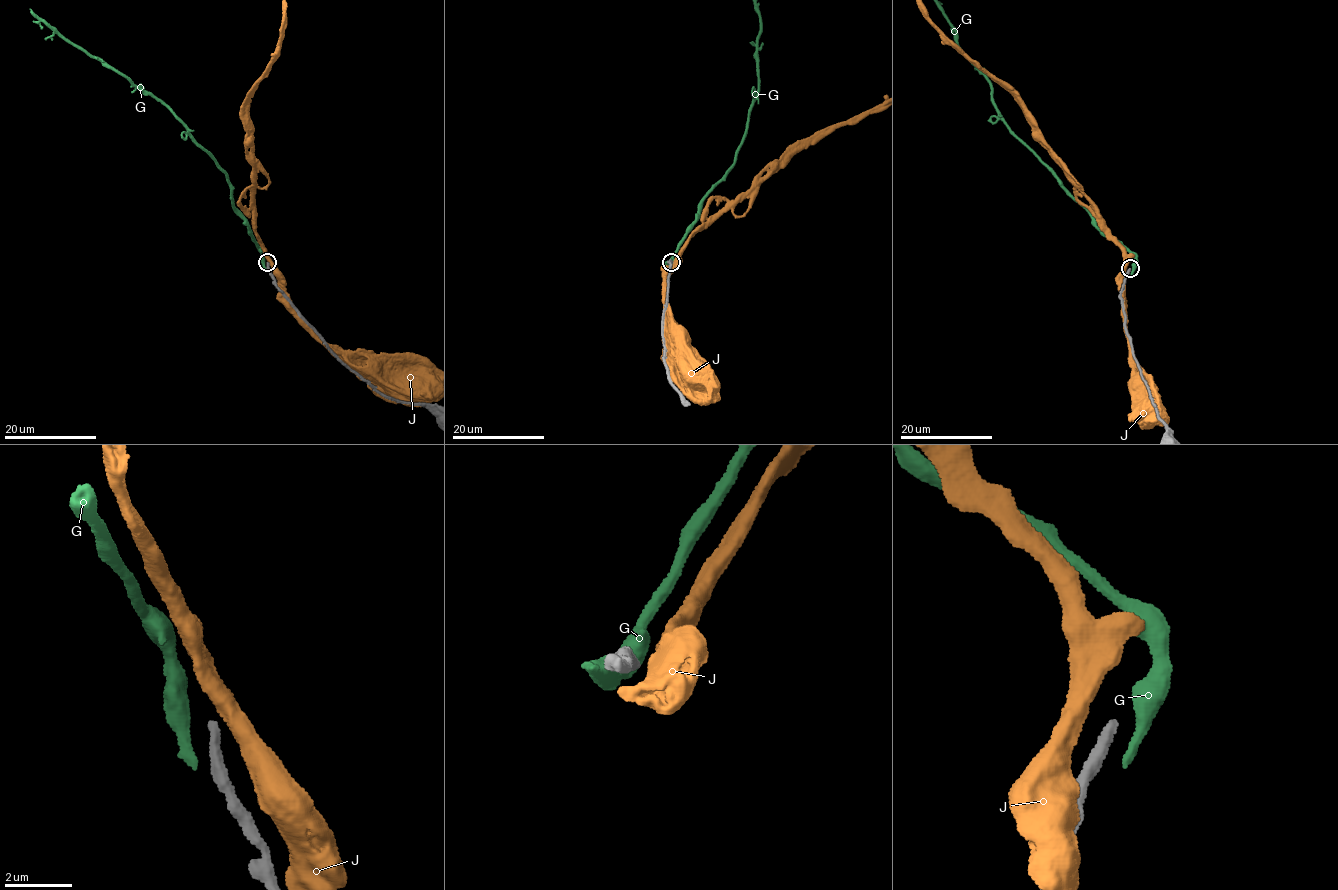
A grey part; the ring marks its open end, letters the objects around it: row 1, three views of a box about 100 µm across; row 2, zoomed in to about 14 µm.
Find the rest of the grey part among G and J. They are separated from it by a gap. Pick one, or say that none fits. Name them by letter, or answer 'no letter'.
no letter

